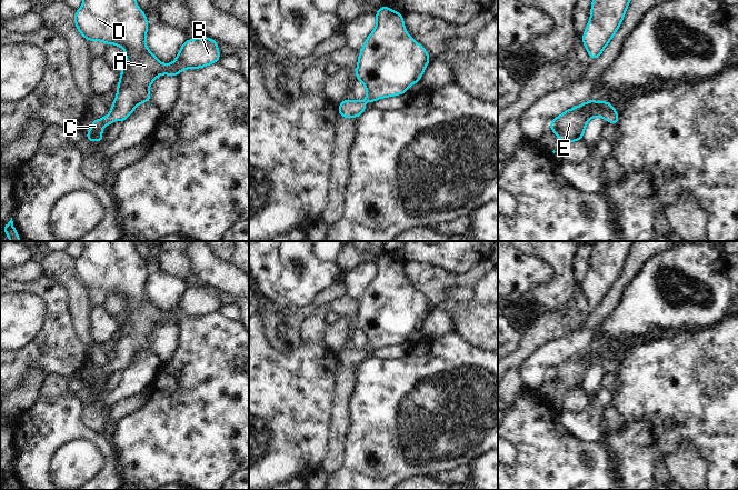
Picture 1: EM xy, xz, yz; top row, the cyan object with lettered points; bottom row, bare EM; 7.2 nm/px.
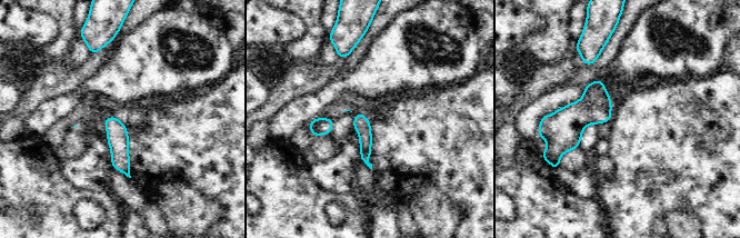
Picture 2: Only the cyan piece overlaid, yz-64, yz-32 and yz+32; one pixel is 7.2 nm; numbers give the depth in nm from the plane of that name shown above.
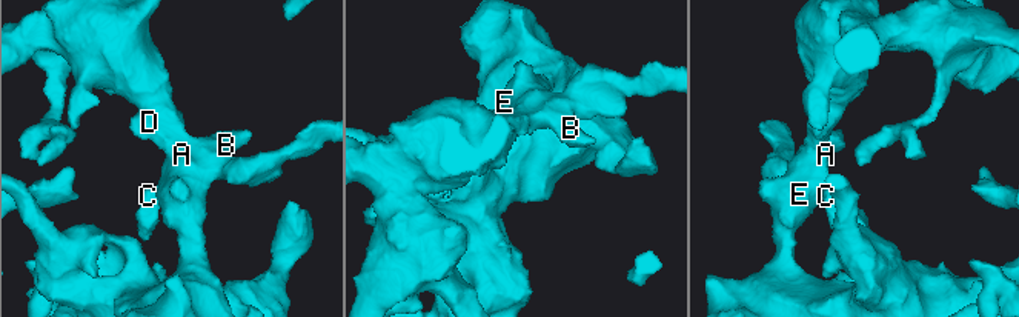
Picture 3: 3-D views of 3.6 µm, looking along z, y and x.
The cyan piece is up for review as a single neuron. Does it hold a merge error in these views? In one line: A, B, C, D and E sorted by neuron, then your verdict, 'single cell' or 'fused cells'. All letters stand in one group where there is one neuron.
groups A B C D E; single cell

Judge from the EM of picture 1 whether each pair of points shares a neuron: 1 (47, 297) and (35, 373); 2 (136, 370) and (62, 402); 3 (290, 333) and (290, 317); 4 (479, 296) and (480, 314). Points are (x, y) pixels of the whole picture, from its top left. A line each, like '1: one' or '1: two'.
1: two
2: two
3: one
4: two

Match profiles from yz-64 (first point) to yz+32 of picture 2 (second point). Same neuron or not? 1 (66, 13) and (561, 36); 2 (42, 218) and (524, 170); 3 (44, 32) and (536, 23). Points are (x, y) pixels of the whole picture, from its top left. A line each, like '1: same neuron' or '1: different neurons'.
1: same neuron
2: same neuron
3: same neuron

